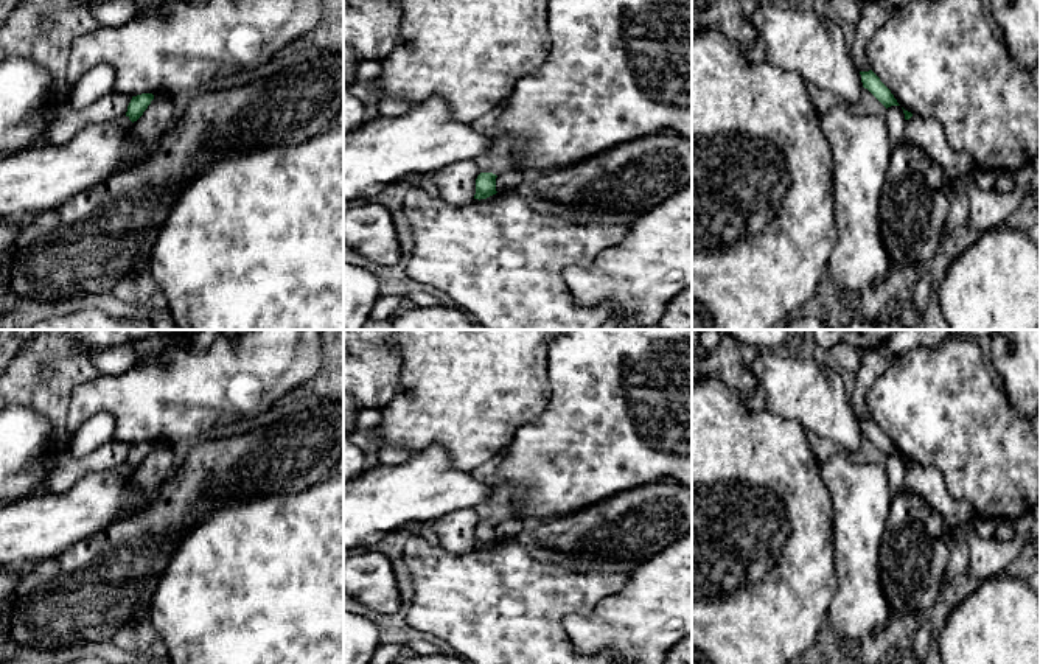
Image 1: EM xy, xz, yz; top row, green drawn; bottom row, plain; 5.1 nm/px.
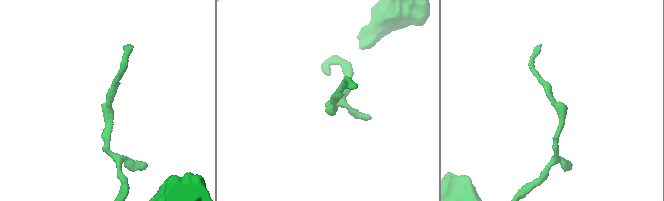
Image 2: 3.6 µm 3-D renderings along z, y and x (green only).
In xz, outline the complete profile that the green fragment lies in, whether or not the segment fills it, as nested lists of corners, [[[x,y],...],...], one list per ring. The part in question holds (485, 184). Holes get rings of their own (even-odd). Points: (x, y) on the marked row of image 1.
[[[480,173],[476,179],[476,194],[474,199],[487,199],[496,194],[496,174],[493,173]]]

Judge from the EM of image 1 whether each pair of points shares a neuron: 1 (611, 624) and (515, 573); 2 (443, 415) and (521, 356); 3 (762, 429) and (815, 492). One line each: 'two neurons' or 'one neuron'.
1: two neurons
2: one neuron
3: one neuron

